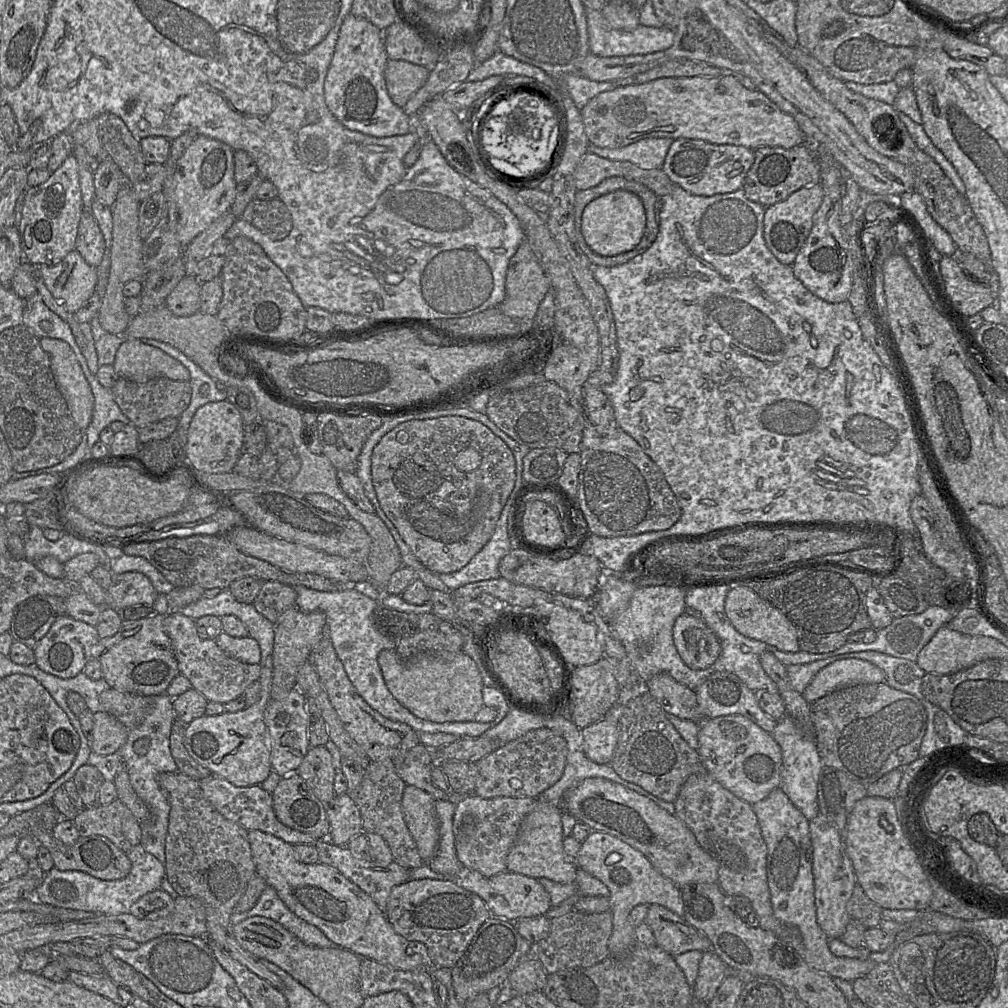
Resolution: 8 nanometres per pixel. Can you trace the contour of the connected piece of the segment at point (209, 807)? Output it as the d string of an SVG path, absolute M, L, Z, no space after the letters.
M178 771L159 773L156 780L171 807L165 846L167 879L178 896L192 896L203 901L206 909L206 937L210 942L217 944L231 958L246 966L253 973L265 979L282 992L284 986L282 979L271 972L261 962L260 958L245 950L238 943L233 932L233 924L230 920L231 914L244 894L249 880L256 873L248 839L248 830L221 815L205 797L199 781Z

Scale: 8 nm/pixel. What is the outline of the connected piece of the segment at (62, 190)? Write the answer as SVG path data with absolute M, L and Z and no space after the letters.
M73 154L42 184L26 191L22 215L18 224L23 257L32 265L55 266L75 249L83 202L78 163Z

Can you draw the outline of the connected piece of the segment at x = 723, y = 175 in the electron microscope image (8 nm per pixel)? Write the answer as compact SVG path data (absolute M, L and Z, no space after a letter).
M679 138L670 145L661 169L673 185L693 195L712 196L741 189L753 162L754 150L744 146Z

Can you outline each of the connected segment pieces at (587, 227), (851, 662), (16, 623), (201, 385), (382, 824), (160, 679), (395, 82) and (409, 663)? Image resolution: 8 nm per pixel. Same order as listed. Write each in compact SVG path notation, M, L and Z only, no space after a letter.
M617 190L598 197L584 209L581 232L586 244L596 254L616 256L634 249L646 227L646 215L641 199L634 193Z
M860 659L838 660L821 669L802 696L811 704L838 689L882 683L886 683L885 672L874 664Z
M49 595L30 597L17 606L8 632L16 642L34 648L52 624L65 615L63 598Z
M141 338L143 343L159 348L171 357L181 362L190 373L189 383L192 393L188 407L178 417L178 425L188 429L197 409L209 402L226 400L225 389L219 389L216 382L201 367L189 359L184 353L168 343L155 339Z
M393 760L371 761L364 769L355 803L363 819L363 833L380 835L388 844L394 860L400 866L412 870L422 867L425 863L404 820L402 797L405 787L406 784L397 774Z
M151 616L123 621L120 630L113 636L100 639L91 651L102 667L102 677L111 688L144 696L166 693L171 681L180 674L178 662L170 638L164 627L164 617Z
M388 59L384 69L387 93L392 102L402 108L423 86L431 68L403 60Z
M382 650L378 656L378 663L391 694L418 718L436 723L486 723L492 722L497 716L497 711L483 702L484 683L476 663L462 651L458 654L424 654L411 660L403 660L394 650Z

